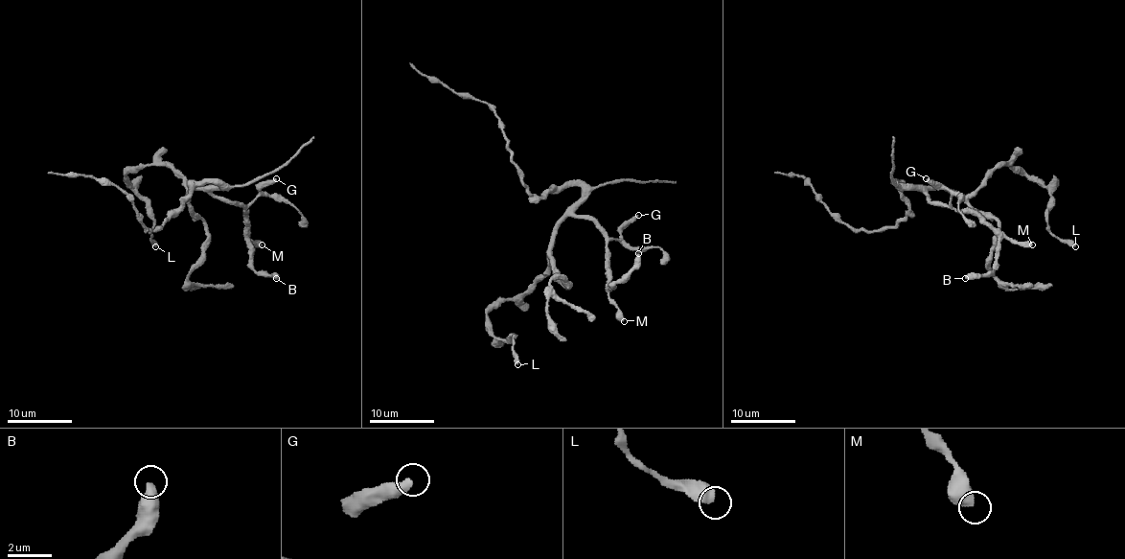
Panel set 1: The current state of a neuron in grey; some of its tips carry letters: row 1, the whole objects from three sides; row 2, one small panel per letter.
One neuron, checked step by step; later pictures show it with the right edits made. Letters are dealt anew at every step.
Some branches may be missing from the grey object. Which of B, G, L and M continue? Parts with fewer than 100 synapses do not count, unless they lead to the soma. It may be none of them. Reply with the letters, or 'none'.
none

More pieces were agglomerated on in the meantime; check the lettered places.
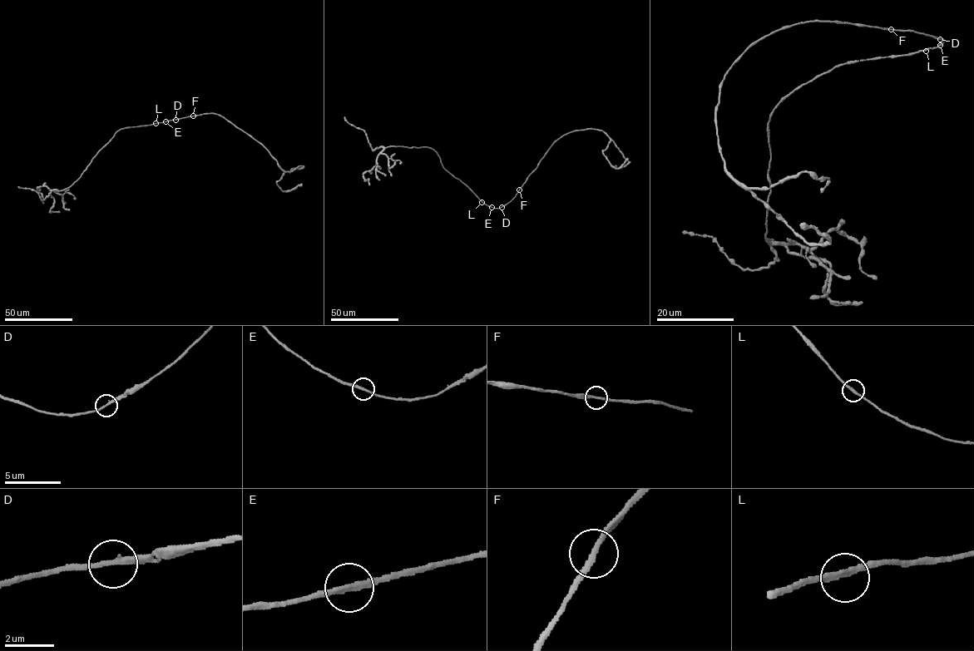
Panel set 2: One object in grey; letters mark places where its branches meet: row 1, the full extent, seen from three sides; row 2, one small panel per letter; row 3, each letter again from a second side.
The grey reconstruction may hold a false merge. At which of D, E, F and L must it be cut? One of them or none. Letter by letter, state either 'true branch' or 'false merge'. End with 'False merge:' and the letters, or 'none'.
D: true branch
E: true branch
F: true branch
L: true branch
False merge: none

